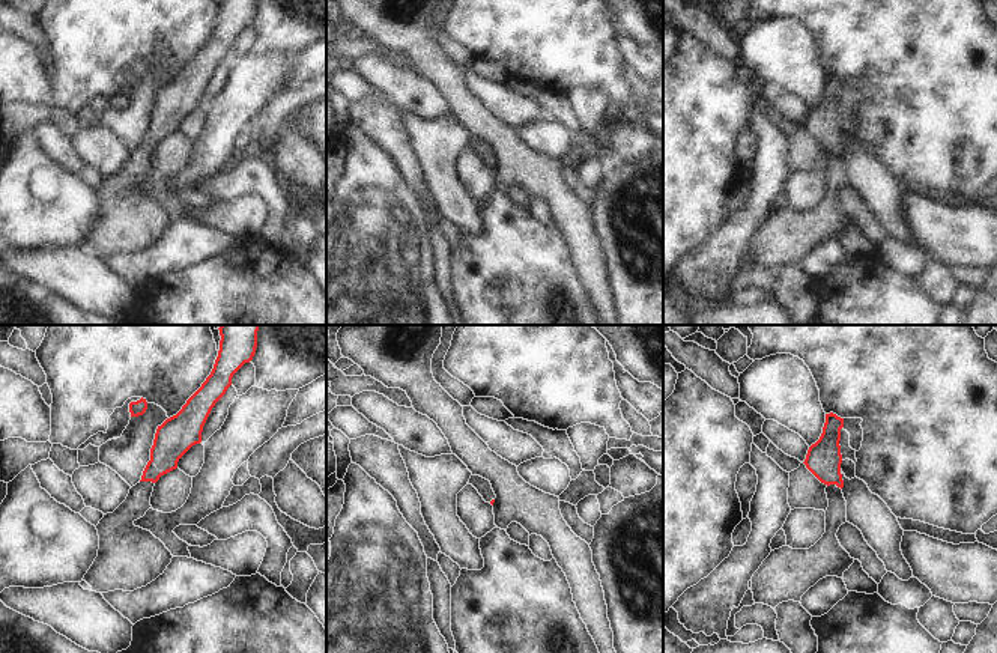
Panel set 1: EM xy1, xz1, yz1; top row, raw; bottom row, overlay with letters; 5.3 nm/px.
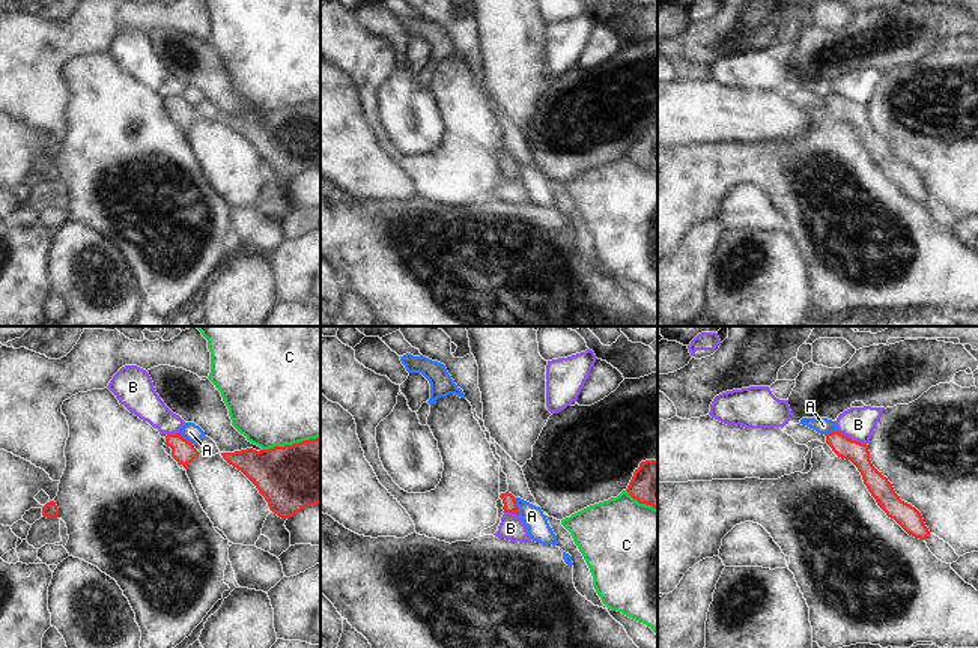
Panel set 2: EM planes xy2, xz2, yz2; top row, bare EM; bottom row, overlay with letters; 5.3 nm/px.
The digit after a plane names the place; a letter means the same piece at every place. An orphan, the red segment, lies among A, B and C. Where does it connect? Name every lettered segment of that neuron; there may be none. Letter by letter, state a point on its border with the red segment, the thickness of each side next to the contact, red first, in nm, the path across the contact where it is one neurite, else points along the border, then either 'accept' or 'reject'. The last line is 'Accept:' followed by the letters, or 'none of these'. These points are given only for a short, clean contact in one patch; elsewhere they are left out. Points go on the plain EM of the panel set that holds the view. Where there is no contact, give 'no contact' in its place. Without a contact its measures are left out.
A: xz2 (516, 170) | 70/120 nm | along xz2 (513, 161), (519, 178) | reject
B: yz2 (850, 102) | 120/180 nm | along yz2 (838, 93), (865, 107) | reject
C: xy2 (292, 107) | 360/500 nm | reject
Accept: none of these

